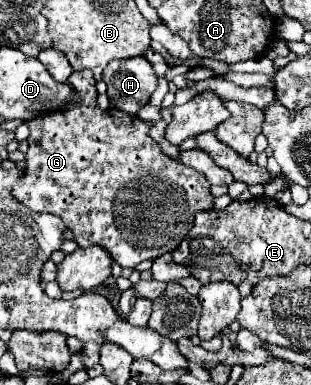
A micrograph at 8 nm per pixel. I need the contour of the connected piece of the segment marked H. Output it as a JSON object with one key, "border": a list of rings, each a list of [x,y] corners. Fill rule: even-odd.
{"border":[[[145,57],[111,61],[103,69],[103,81],[111,97],[111,107],[135,115],[157,89],[157,75]]]}

